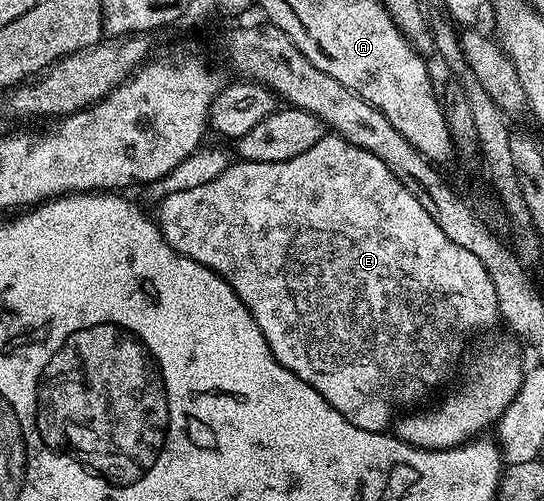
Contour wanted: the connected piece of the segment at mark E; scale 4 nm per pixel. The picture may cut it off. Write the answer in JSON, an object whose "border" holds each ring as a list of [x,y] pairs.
{"border":[[[332,133],[326,134],[319,145],[311,145],[307,153],[291,157],[291,161],[232,162],[228,169],[219,173],[219,177],[215,177],[215,181],[207,181],[207,185],[199,185],[196,189],[171,193],[160,200],[159,207],[159,226],[165,240],[181,255],[199,261],[199,265],[226,279],[231,289],[235,289],[239,301],[247,305],[251,317],[255,317],[259,329],[263,329],[275,359],[291,369],[299,381],[307,381],[315,393],[339,409],[339,413],[343,413],[351,425],[359,425],[359,429],[388,432],[399,413],[412,408],[409,406],[416,399],[431,394],[448,377],[449,370],[457,363],[457,355],[464,353],[473,331],[483,331],[499,321],[495,285],[491,285],[491,277],[483,261],[479,261],[475,253],[463,249],[463,245],[455,245],[455,241],[451,241],[451,237],[447,237],[447,233],[443,233],[443,229],[431,221],[431,213],[419,205],[415,193],[411,193],[411,189],[407,189],[407,185],[403,185],[403,181],[399,181],[399,177],[395,177],[395,173],[391,173],[391,169],[387,169],[379,157],[375,157],[375,153],[351,145],[346,139]]]}

